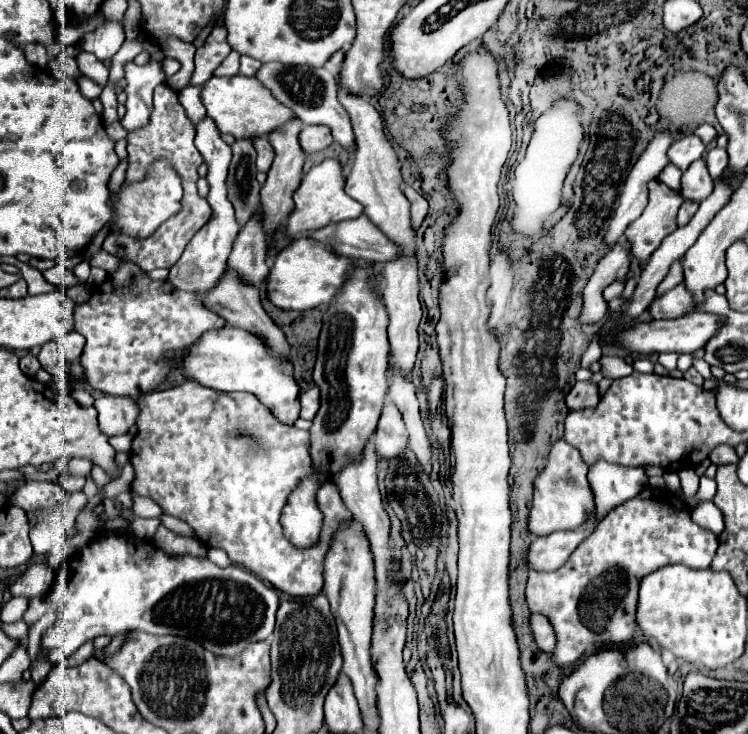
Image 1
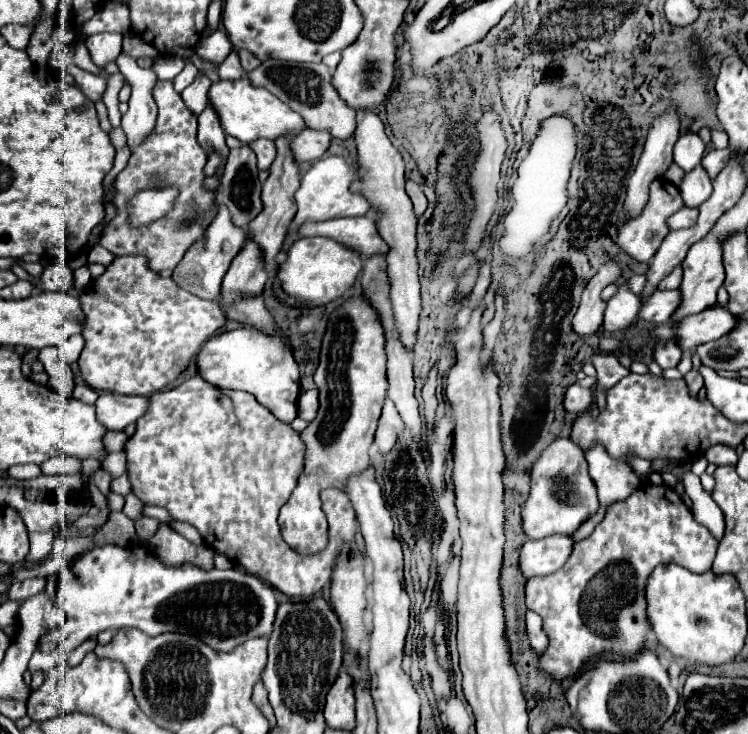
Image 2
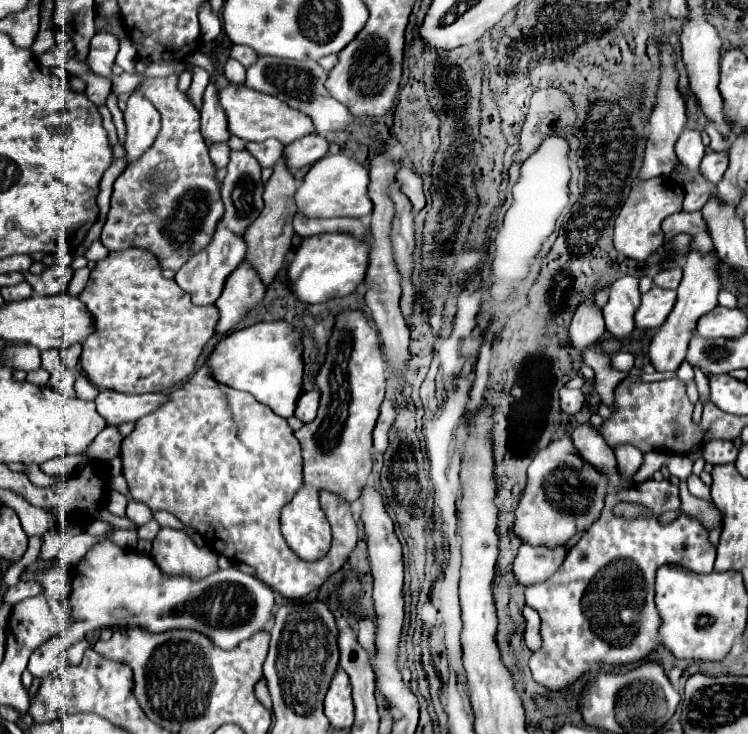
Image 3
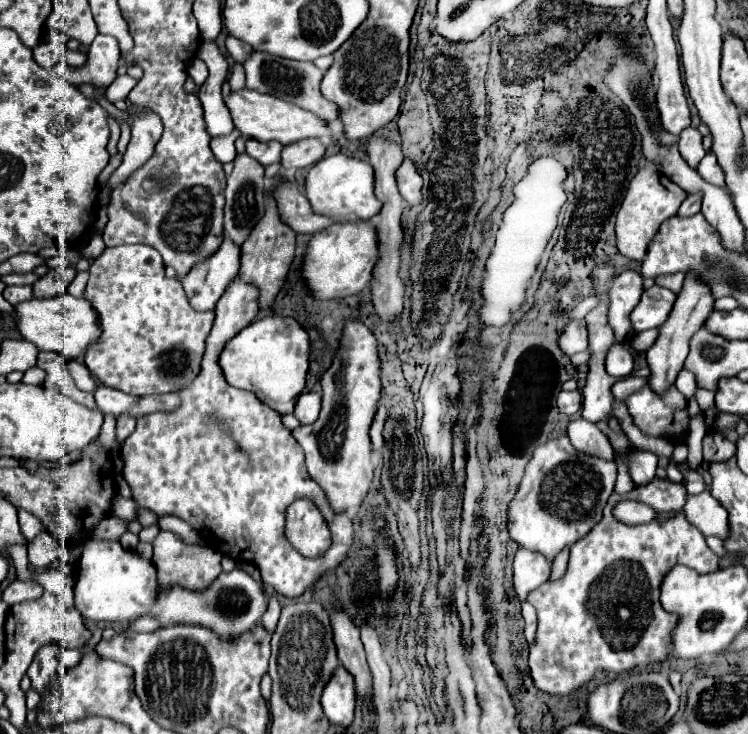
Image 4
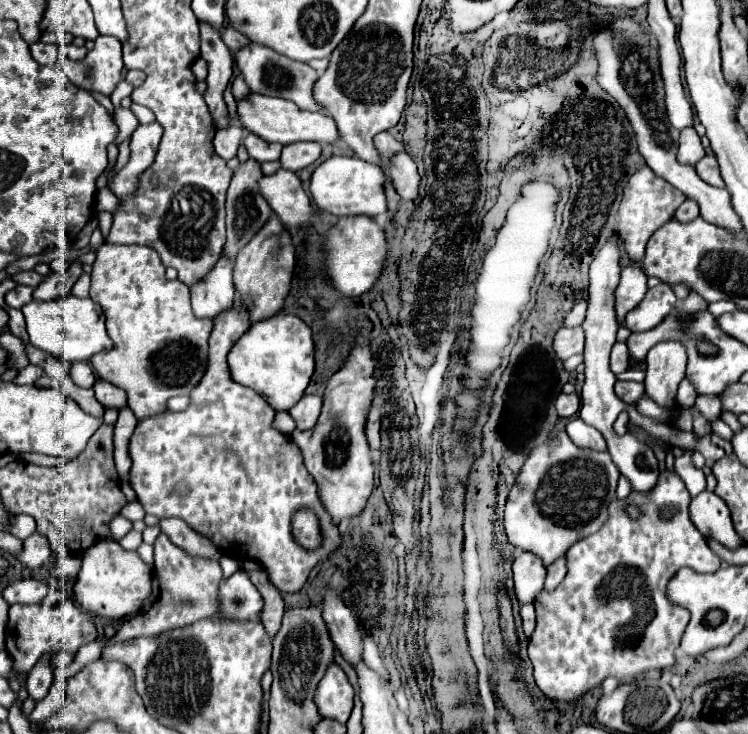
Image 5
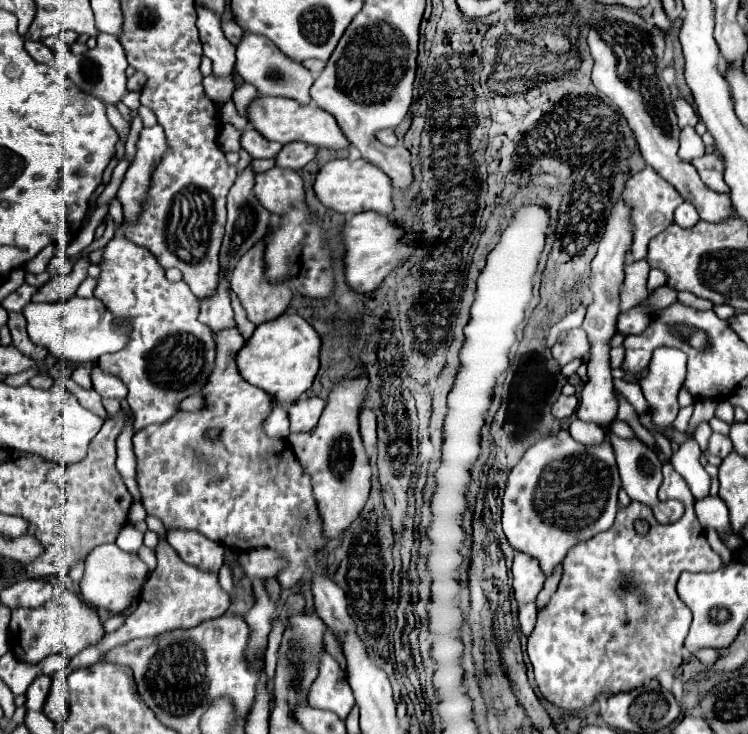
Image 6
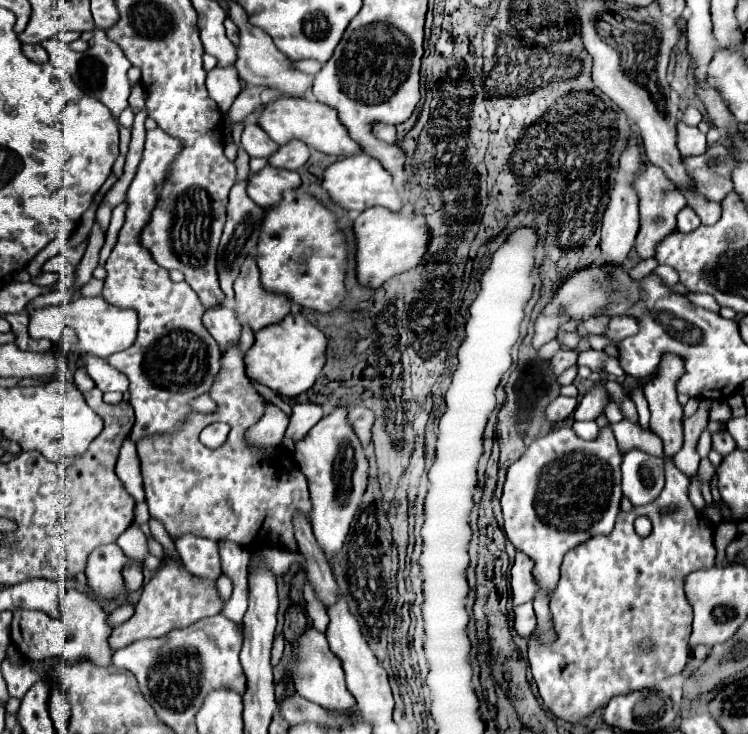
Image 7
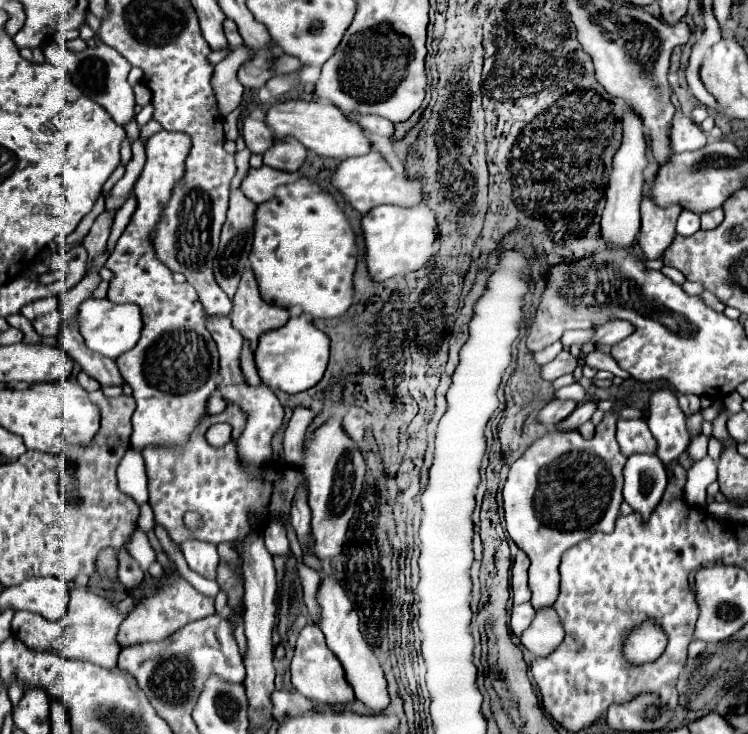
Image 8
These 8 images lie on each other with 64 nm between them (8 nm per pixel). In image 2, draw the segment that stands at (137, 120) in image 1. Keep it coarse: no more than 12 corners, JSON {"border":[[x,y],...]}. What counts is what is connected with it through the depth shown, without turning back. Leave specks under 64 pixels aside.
{"border":[[116,64],[132,96],[122,116],[128,148],[144,142],[156,126],[152,88],[156,74],[130,64]]}

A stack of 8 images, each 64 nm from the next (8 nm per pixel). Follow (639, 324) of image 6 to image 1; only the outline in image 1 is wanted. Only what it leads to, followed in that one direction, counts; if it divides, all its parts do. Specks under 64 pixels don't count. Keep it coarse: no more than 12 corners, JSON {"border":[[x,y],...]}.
{"border":[[684,284],[652,300],[654,320],[678,318],[694,310]]}

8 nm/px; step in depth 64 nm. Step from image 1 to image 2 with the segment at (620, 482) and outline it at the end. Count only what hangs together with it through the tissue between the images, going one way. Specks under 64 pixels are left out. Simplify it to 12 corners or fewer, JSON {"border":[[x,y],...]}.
{"border":[[602,444],[584,456],[598,486],[600,510],[572,536],[592,534],[606,506],[628,498],[640,478],[622,460],[610,458]]}

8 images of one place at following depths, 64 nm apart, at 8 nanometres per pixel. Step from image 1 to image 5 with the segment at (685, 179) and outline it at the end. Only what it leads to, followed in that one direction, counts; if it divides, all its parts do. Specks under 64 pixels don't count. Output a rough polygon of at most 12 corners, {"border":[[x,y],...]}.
{"border":[[684,200],[674,218],[690,222],[698,216],[698,204]]}

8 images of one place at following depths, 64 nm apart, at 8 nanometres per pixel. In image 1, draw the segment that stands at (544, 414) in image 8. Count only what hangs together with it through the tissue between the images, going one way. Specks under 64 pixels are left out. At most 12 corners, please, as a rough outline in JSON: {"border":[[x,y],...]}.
{"border":[[576,382],[566,396],[568,410],[594,408],[596,384]]}

